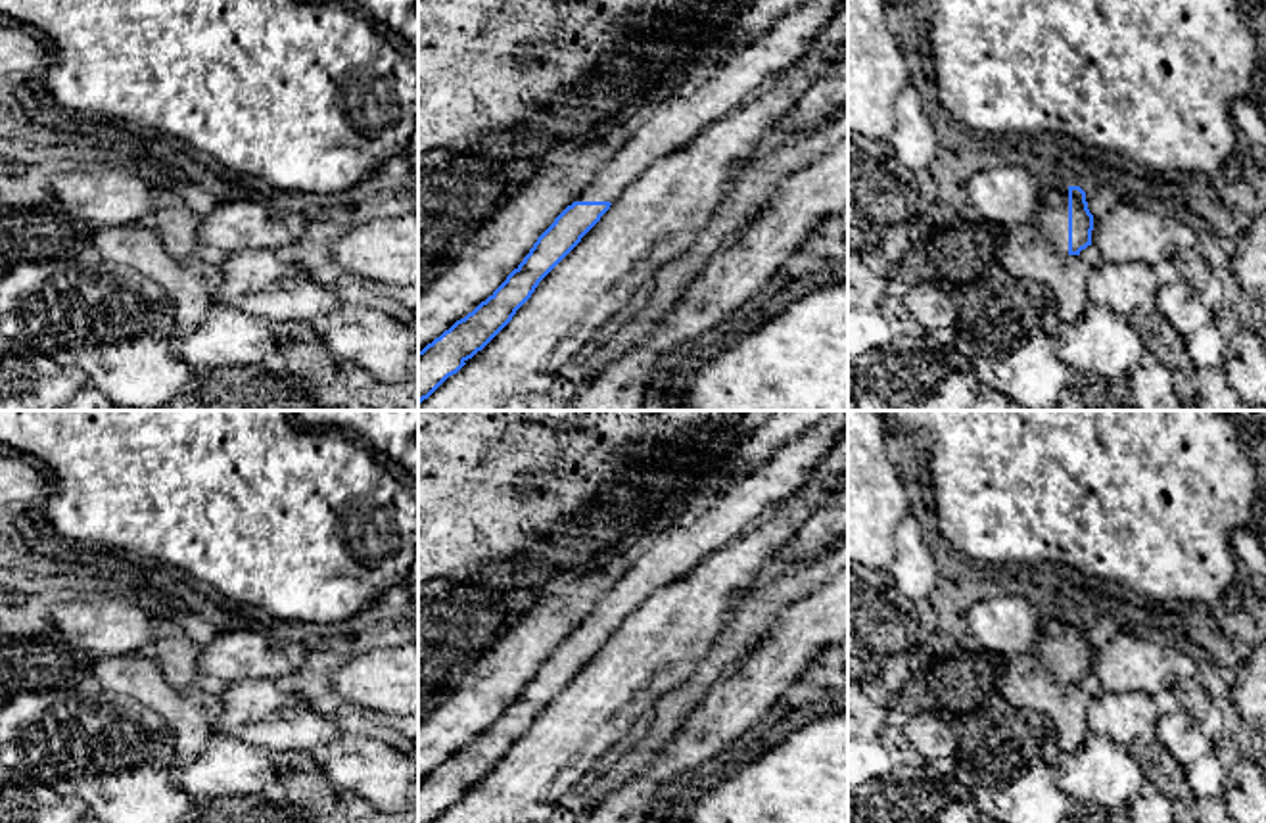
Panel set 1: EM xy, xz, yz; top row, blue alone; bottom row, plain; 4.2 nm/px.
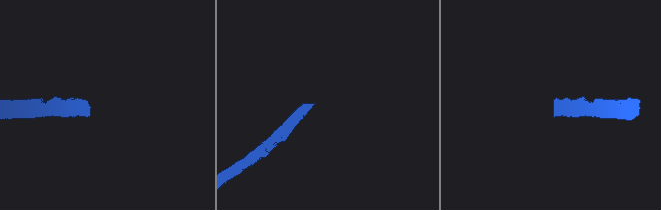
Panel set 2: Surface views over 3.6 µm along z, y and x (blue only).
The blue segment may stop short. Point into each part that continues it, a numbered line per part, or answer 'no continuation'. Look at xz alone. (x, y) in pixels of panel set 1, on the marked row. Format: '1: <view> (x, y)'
1: xz (712, 91)

